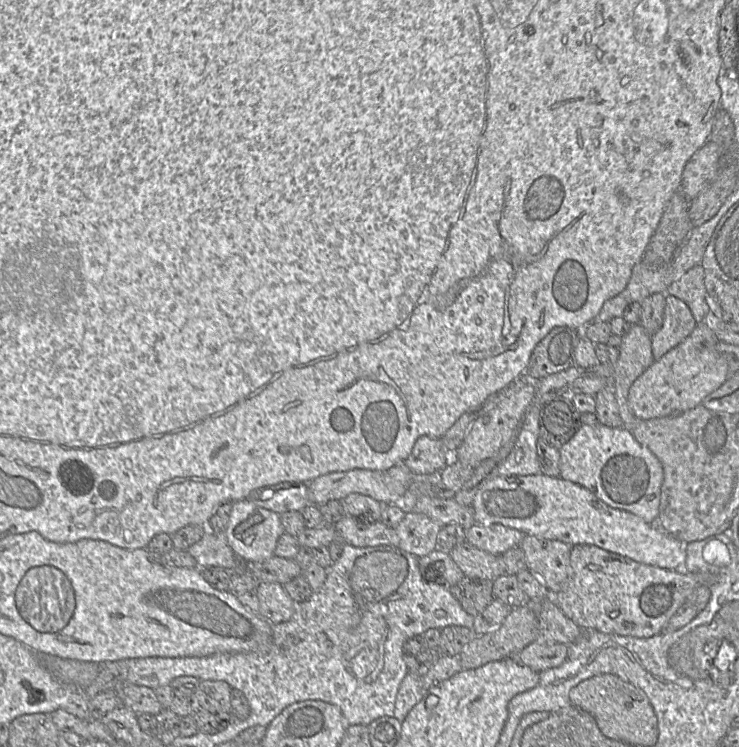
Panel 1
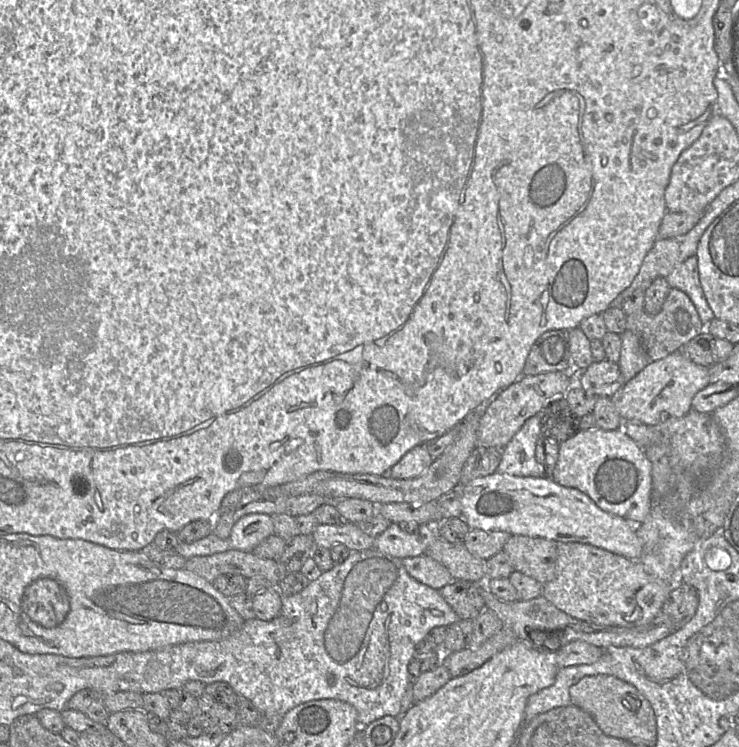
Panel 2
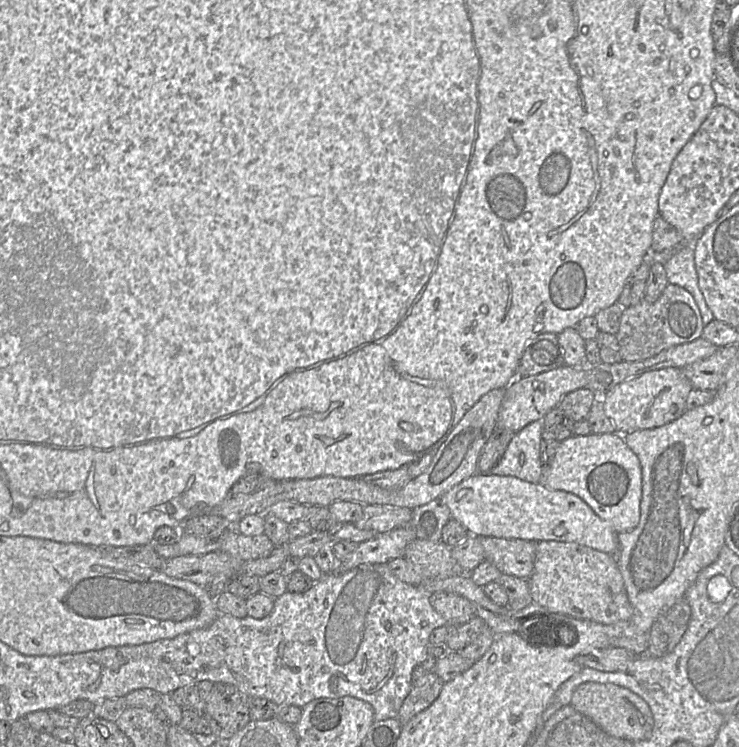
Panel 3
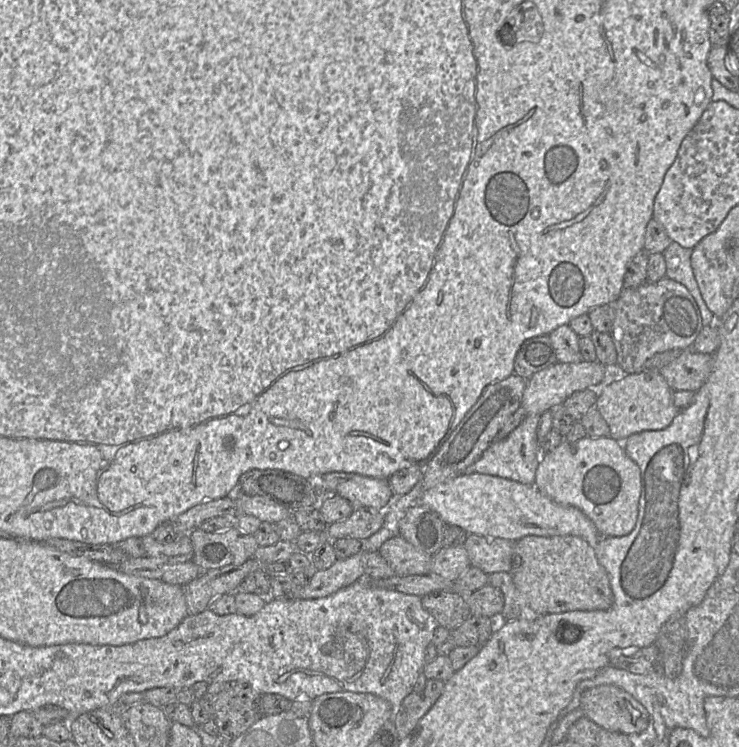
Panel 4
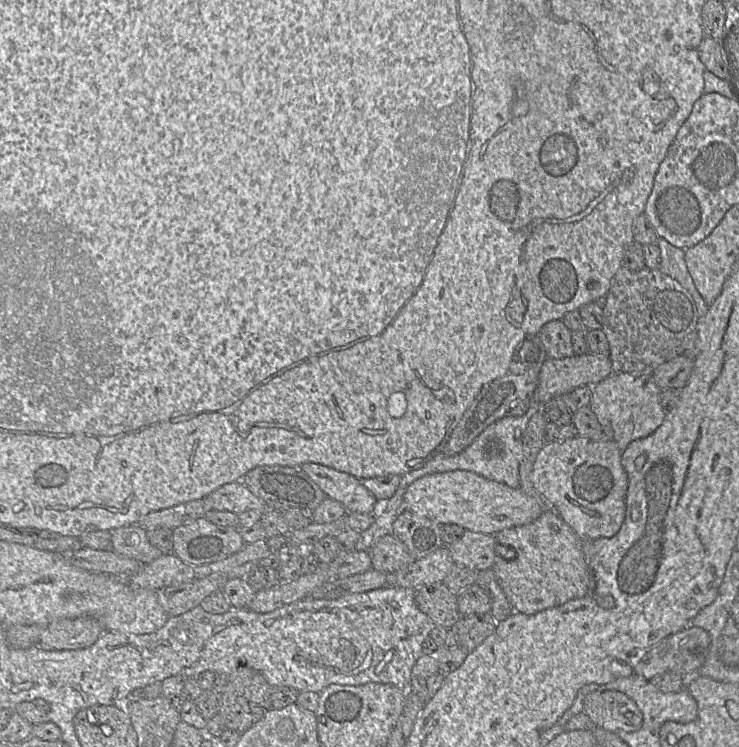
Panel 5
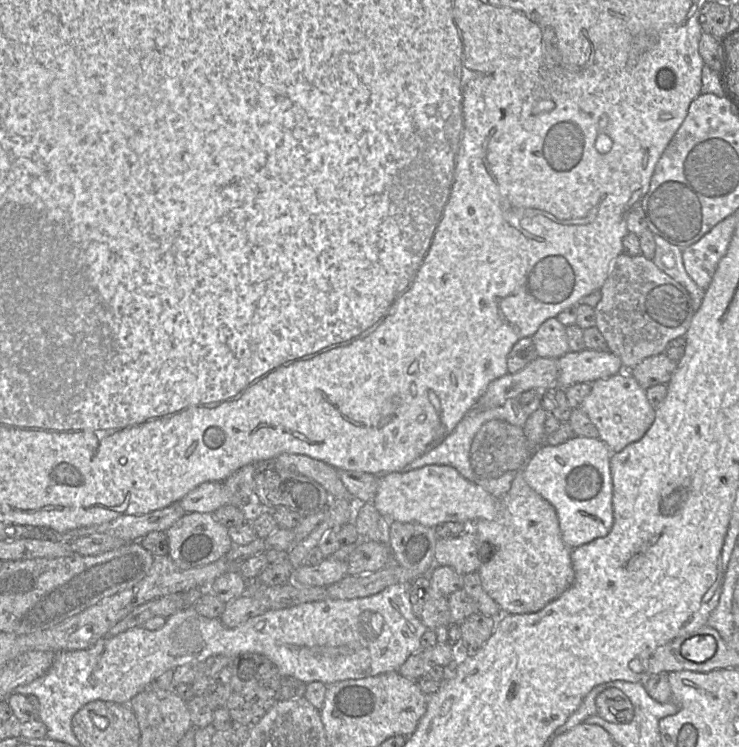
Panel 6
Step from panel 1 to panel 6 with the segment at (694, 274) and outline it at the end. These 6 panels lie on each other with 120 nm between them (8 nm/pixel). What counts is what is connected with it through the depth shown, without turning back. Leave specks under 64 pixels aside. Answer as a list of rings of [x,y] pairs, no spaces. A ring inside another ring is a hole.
[[[654,235],[654,240],[656,250],[652,261],[660,270],[685,287],[692,300],[693,310],[696,312],[702,304],[705,290],[698,287],[686,272],[683,251],[658,235]]]

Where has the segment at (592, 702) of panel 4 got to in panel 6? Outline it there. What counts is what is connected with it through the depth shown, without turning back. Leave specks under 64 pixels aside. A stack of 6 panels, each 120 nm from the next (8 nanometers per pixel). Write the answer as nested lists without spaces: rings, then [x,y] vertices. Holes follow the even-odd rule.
[[[607,688],[596,697],[597,715],[615,724],[629,723],[634,707],[626,694],[617,688]]]

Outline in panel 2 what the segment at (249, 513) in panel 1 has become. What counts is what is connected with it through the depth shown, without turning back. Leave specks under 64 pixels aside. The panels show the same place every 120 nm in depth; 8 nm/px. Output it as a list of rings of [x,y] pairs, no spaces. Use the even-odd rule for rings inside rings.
[[[251,513],[241,517],[233,525],[229,540],[234,549],[252,552],[272,534],[274,534],[272,517],[265,513]]]

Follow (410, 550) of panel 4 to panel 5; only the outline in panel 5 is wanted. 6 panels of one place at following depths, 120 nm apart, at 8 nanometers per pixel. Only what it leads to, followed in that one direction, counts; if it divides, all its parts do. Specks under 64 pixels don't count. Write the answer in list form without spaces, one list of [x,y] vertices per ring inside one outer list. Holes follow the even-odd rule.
[[[392,534],[378,539],[367,552],[372,569],[386,574],[402,570],[415,561],[406,545]]]

